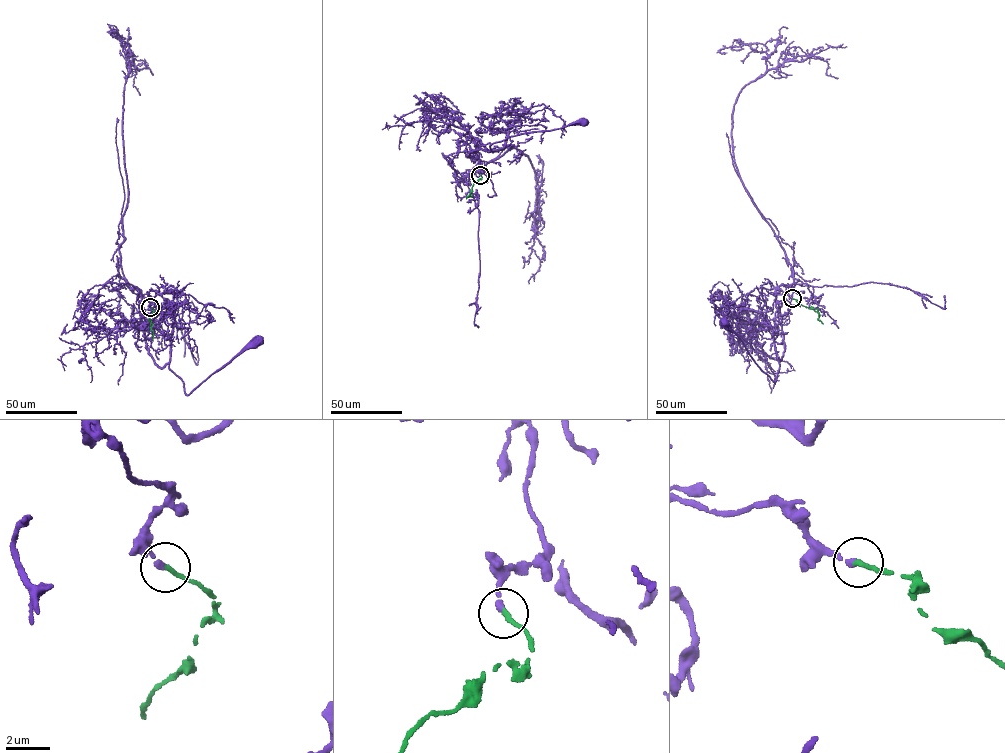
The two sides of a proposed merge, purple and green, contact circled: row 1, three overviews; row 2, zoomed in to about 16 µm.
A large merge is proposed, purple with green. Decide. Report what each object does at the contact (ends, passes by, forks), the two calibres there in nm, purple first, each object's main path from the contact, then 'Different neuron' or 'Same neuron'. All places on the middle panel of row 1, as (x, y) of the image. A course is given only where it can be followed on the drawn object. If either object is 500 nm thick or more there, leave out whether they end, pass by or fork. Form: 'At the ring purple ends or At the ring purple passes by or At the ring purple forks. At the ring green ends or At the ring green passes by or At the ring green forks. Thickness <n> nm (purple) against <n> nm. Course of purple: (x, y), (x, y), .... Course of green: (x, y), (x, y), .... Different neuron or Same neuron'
At the ring purple ends. At the ring green ends. Thickness 240 nm (purple) against 220 nm. Course of purple: (480, 175), (482, 163), (472, 155), (466, 155), (474, 150), (490, 151), (492, 144), (513, 136), (583, 122). Course of green: (480, 175), (481, 178), (474, 183), (466, 198). Same neuron

